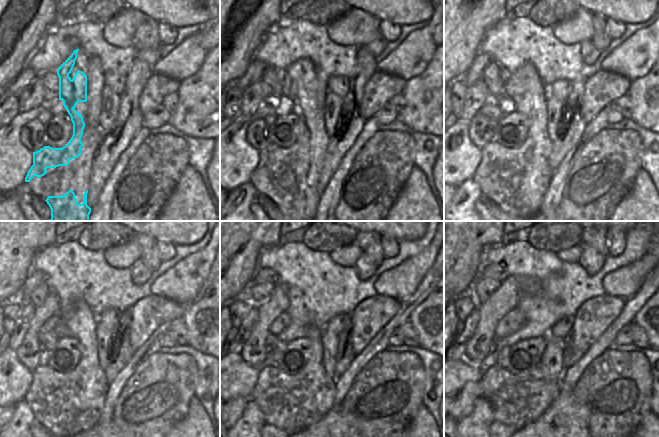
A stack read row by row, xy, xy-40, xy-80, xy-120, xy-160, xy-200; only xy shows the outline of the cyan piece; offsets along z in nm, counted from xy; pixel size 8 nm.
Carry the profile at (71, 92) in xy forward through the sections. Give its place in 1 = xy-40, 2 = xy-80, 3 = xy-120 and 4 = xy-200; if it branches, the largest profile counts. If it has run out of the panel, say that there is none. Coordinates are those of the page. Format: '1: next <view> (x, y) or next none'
1: next xy-40 (304, 89)
2: next xy-80 (529, 88)
3: next xy-120 (84, 399)
4: next xy-200 (531, 398)

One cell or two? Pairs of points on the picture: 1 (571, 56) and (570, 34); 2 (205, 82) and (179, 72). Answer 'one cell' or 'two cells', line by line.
1: two cells
2: two cells

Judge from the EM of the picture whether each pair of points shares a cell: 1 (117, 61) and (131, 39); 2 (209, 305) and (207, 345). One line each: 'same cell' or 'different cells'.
1: different cells
2: same cell

